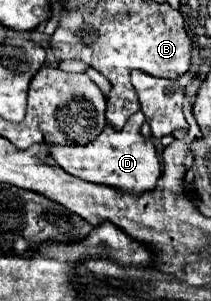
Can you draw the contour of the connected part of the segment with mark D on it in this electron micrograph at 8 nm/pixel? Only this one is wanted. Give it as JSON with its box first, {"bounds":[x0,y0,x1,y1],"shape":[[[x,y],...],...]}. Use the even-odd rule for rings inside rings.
{"bounds":[49,110,161,196],"shape":[[[139,110],[128,119],[123,130],[117,132],[107,126],[99,134],[97,142],[91,142],[89,146],[49,146],[51,156],[65,172],[69,172],[75,178],[93,184],[111,186],[115,190],[139,196],[143,192],[153,190],[161,176],[161,164],[153,142],[141,136],[141,126],[144,122],[144,114]]]}

